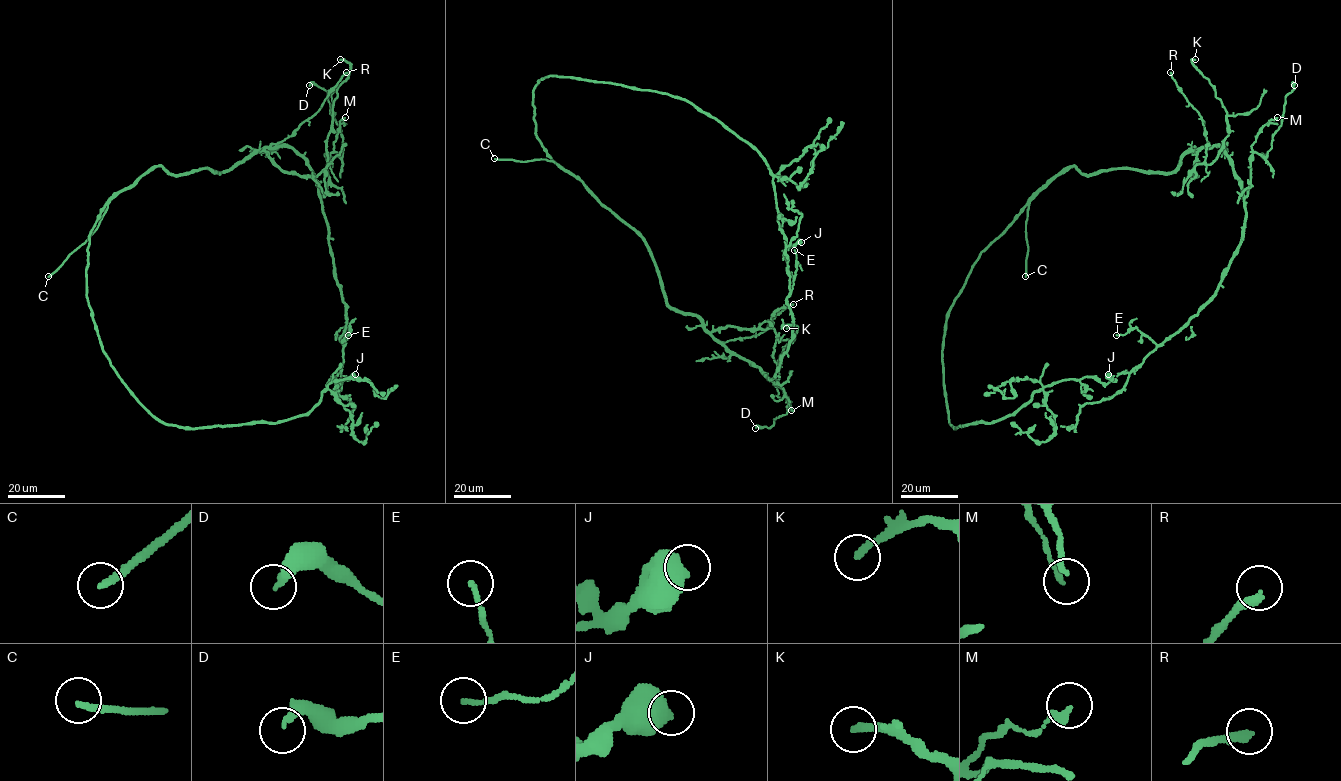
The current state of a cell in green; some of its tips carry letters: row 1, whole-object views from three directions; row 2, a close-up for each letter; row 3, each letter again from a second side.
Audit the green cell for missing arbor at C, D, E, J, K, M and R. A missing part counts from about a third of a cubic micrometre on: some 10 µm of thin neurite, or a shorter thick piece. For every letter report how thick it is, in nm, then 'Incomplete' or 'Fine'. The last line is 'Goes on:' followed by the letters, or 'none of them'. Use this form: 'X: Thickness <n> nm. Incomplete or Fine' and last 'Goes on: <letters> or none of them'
C: Thickness 240 nm. Incomplete
D: Thickness 240 nm. Fine
E: Thickness 130 nm. Fine
J: Thickness 800 nm. Fine
K: Thickness 240 nm. Fine
M: Thickness 240 nm. Fine
R: Thickness 240 nm. Fine
Goes on: C

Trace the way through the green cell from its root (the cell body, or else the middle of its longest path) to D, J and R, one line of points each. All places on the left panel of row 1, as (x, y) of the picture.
D: (141, 176), (156, 166), (222, 173), (289, 146), (322, 196), (343, 135), (328, 93), (309, 85)
J: (141, 176), (90, 232), (86, 297), (111, 366), (154, 416), (279, 423), (355, 374)
R: (141, 176), (156, 166), (173, 175), (233, 168), (289, 137), (320, 108), (346, 72)

